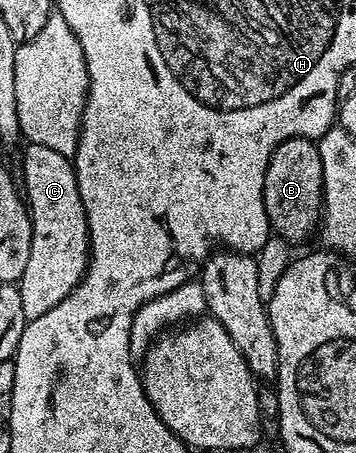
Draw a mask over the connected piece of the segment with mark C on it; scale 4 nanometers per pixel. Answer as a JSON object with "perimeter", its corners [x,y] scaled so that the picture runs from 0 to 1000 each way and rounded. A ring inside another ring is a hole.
{"perimeter":[[[112,316],[76,318],[59,353],[59,411],[93,508],[79,585],[48,623],[76,706],[132,693],[222,627],[244,594],[247,490],[197,347]]]}

